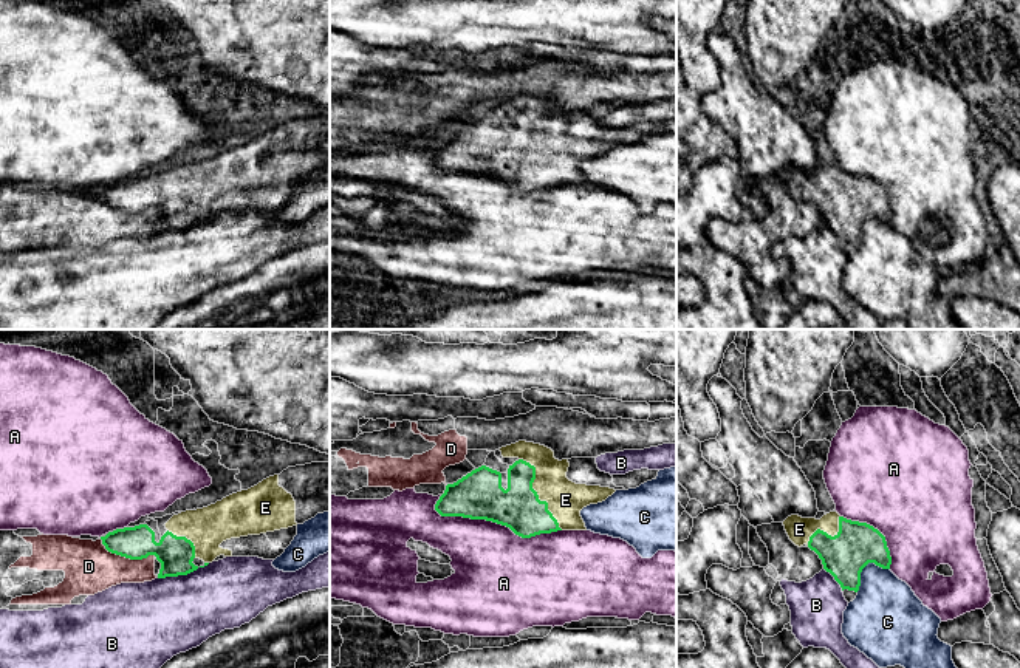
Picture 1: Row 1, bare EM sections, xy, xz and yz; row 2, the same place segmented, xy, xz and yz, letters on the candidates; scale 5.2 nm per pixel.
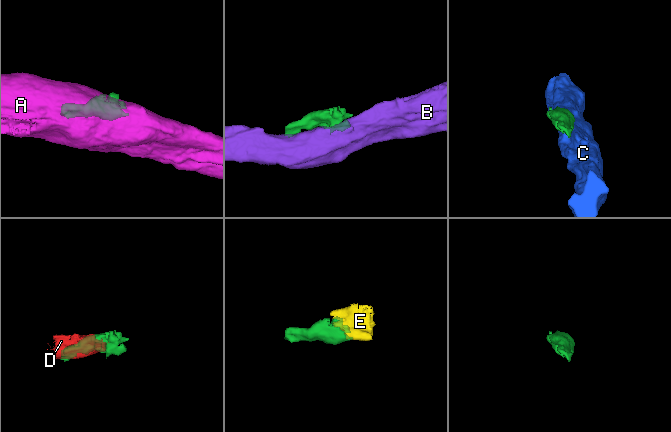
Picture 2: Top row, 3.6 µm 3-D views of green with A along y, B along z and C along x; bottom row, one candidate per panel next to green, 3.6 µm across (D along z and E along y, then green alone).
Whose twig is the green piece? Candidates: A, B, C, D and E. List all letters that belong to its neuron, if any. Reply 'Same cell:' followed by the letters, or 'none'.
Same cell: E

